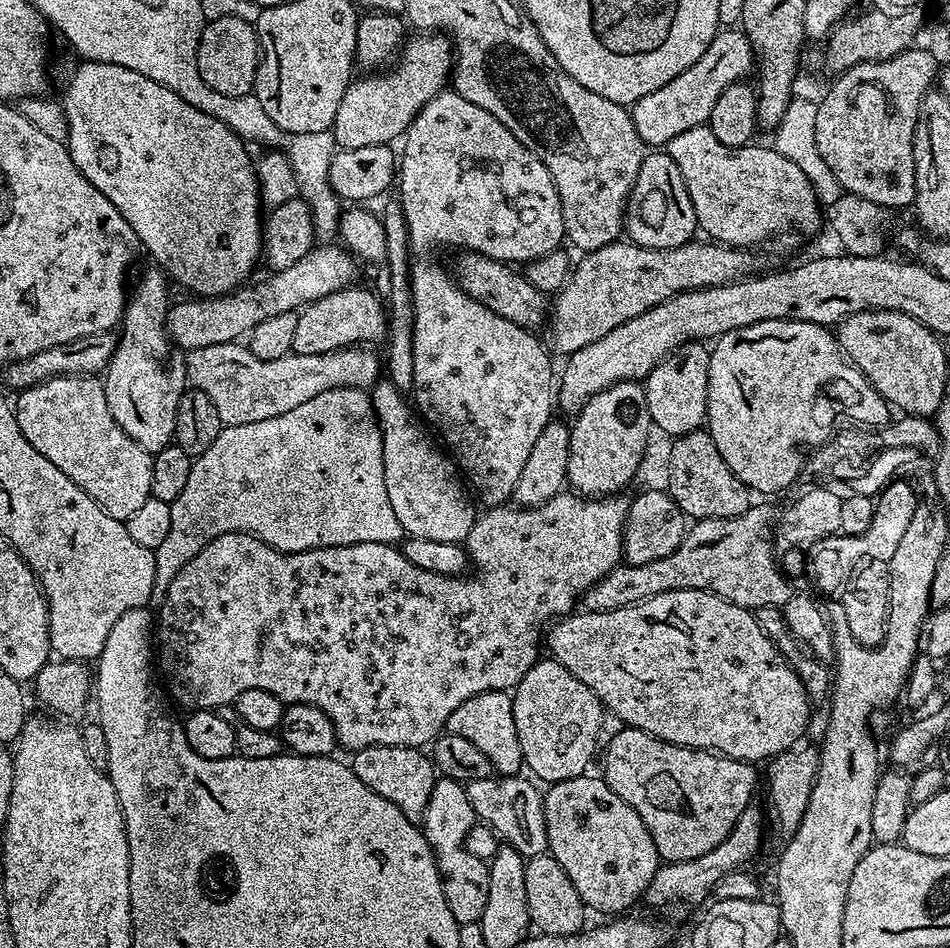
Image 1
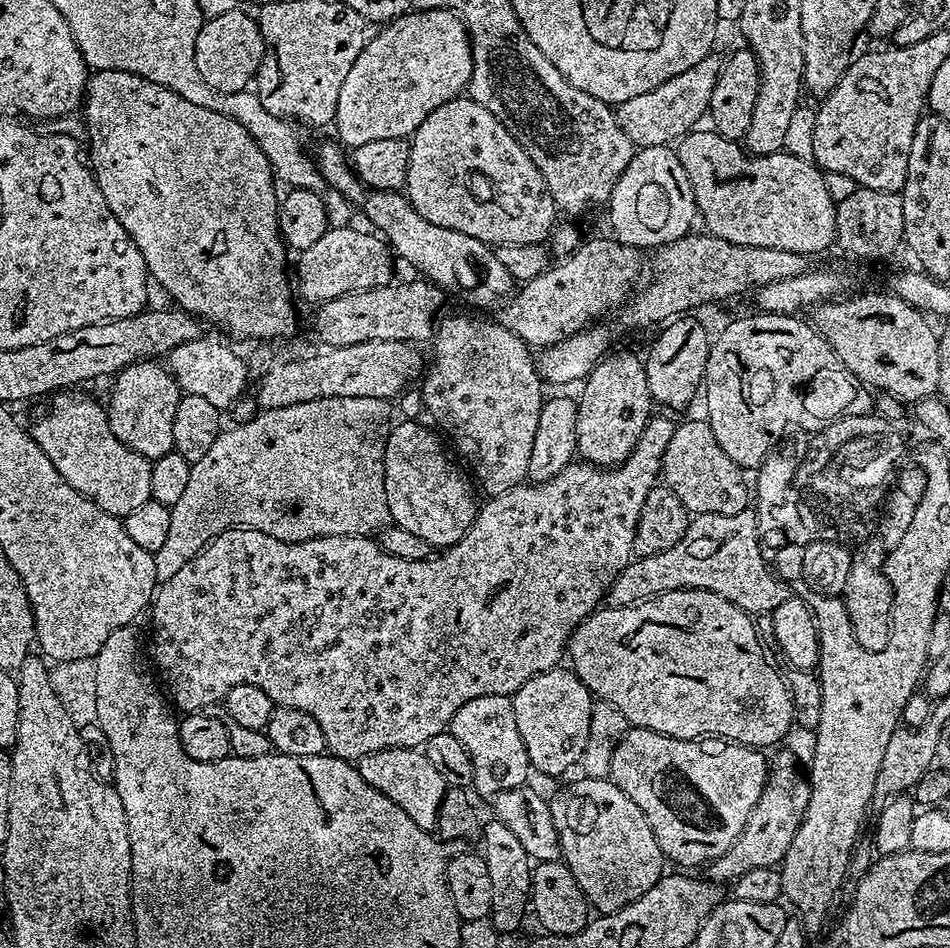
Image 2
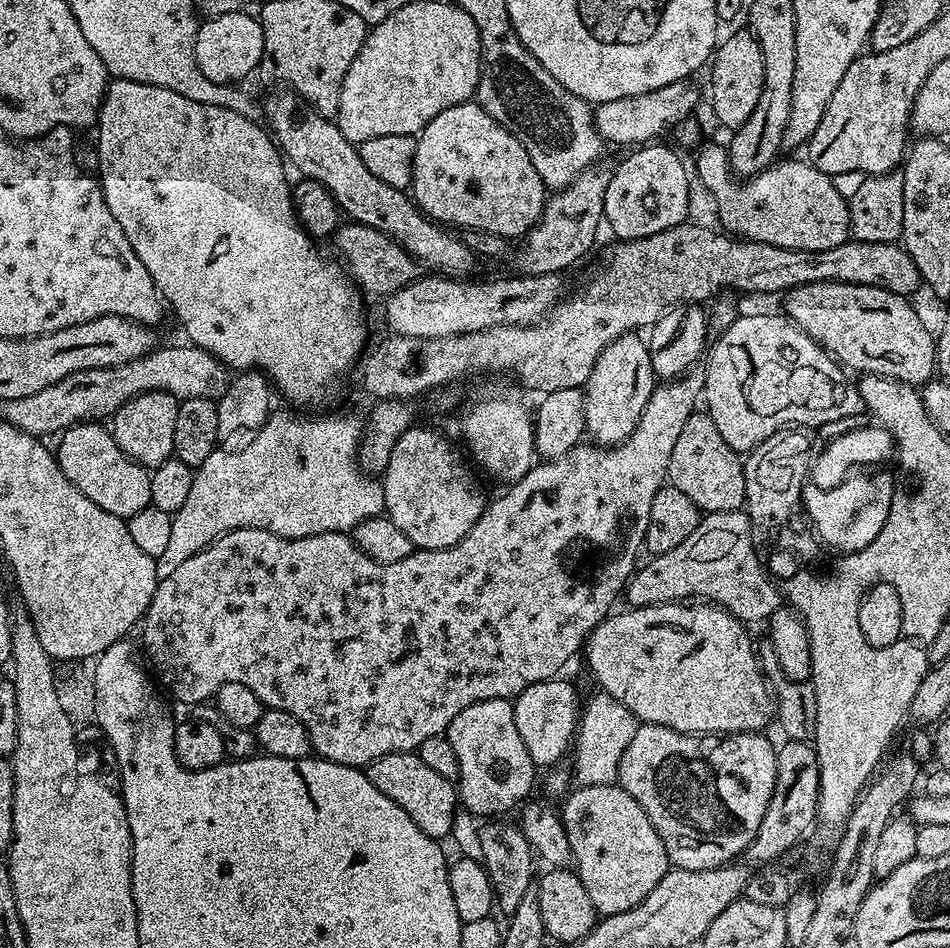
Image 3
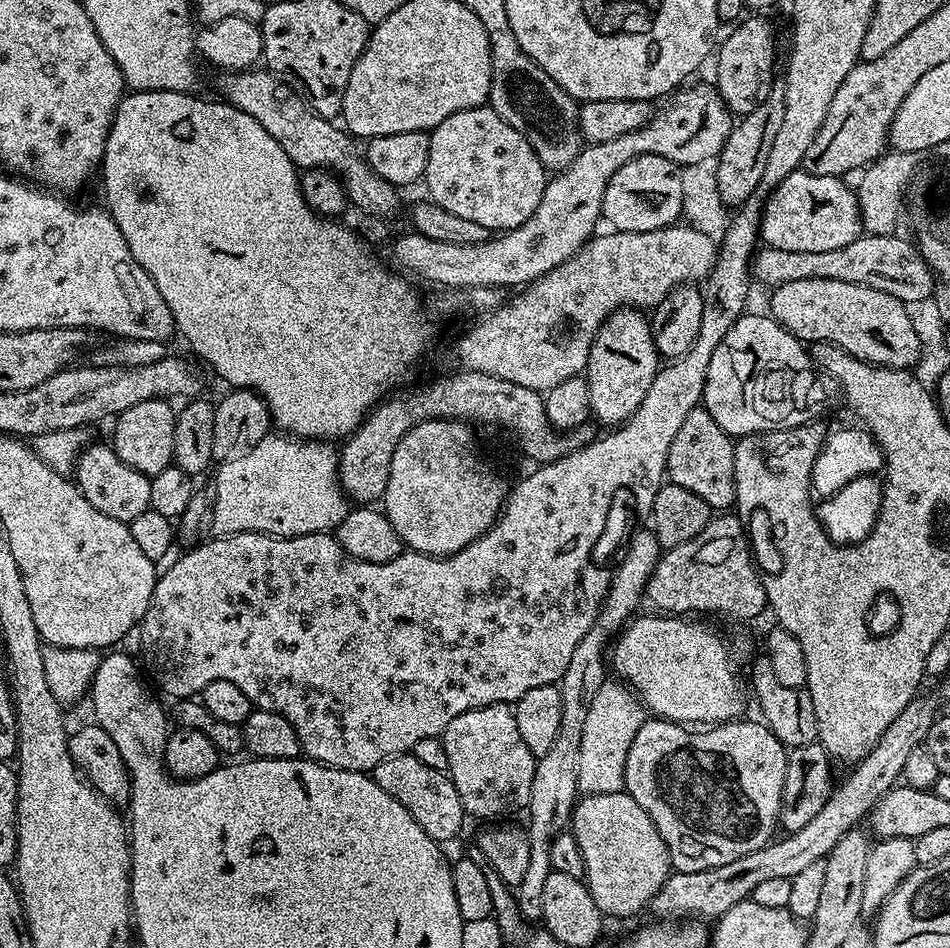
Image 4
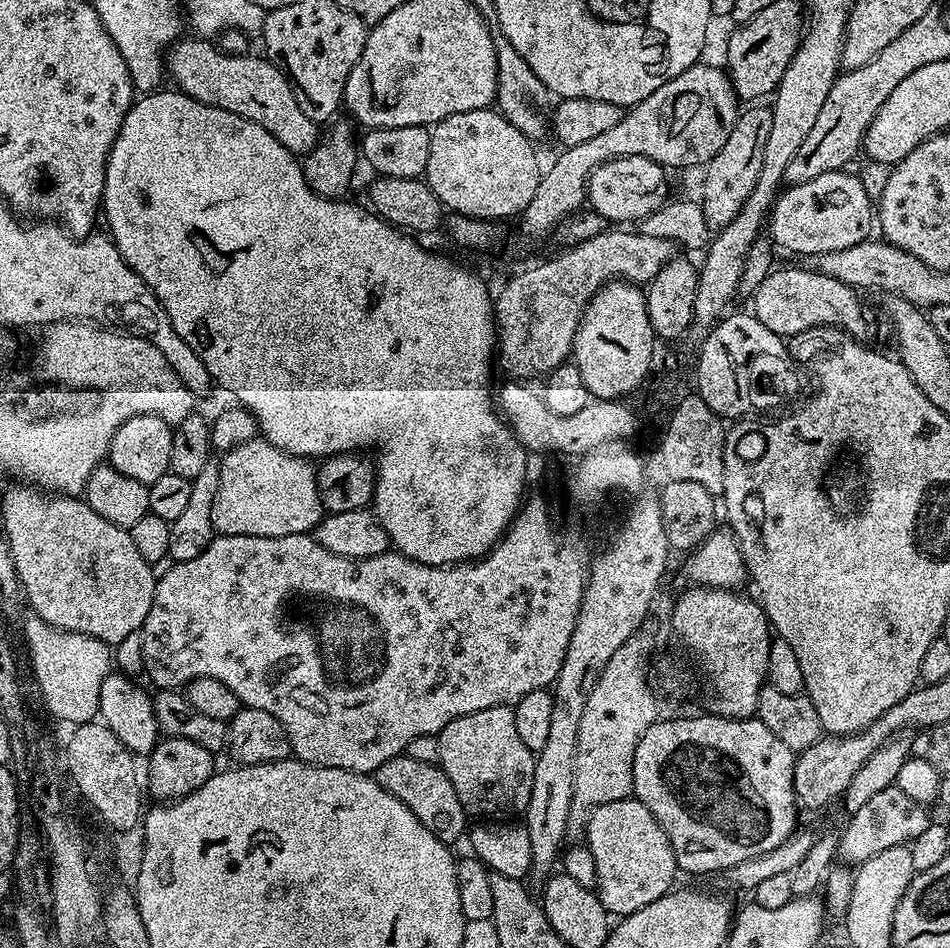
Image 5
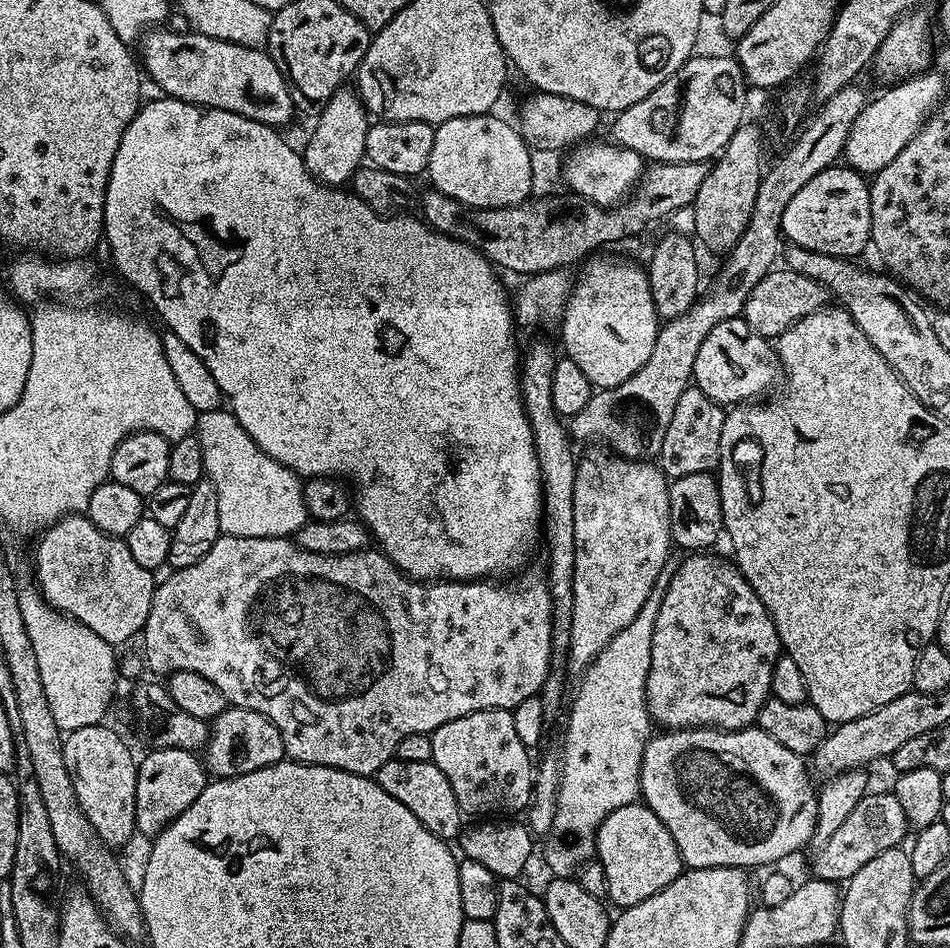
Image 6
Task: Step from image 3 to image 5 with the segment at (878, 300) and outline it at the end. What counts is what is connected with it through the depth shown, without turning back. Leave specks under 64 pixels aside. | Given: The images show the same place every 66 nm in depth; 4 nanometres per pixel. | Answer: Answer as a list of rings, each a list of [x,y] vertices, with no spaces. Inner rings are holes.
[[[807,266],[779,268],[769,272],[750,300],[751,311],[766,330],[774,330],[781,338],[791,338],[811,328],[840,328],[861,342],[868,340],[872,316],[860,301],[861,293],[857,289],[838,282],[833,276],[813,272]]]

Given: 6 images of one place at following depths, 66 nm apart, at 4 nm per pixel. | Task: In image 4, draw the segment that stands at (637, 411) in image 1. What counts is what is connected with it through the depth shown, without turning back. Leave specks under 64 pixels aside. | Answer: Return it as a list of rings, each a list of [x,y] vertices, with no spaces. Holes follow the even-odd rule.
[[[631,306],[617,308],[598,330],[588,354],[586,379],[590,386],[592,416],[608,426],[619,426],[638,410],[658,367],[652,325],[643,311]]]

